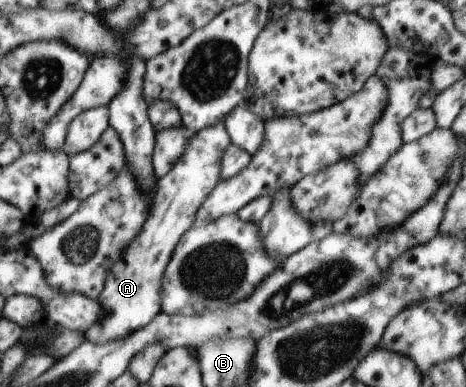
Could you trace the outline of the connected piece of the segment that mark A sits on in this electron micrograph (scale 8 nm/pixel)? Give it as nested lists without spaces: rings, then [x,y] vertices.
[[[224,120],[203,128],[197,134],[189,135],[179,162],[169,174],[159,180],[159,192],[155,196],[153,210],[145,220],[139,236],[131,242],[131,248],[123,252],[123,260],[111,267],[105,288],[97,298],[101,302],[102,316],[100,322],[87,329],[84,336],[95,344],[105,344],[113,339],[126,339],[131,332],[143,328],[162,310],[161,276],[163,270],[175,250],[175,244],[187,232],[187,228],[195,226],[196,212],[205,202],[209,193],[220,180],[220,164],[227,147],[231,144]]]

